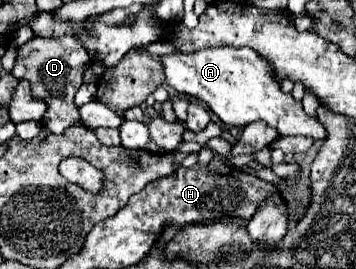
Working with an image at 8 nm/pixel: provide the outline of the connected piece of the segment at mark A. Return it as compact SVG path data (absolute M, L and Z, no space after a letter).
M210 48L192 54L170 54L162 56L162 66L166 82L180 94L190 94L204 100L210 110L228 126L246 126L252 122L266 122L280 136L306 136L312 140L324 140L326 130L318 118L308 116L302 104L292 98L292 94L282 92L278 78L274 78L274 68L266 58L260 58L252 48Z

